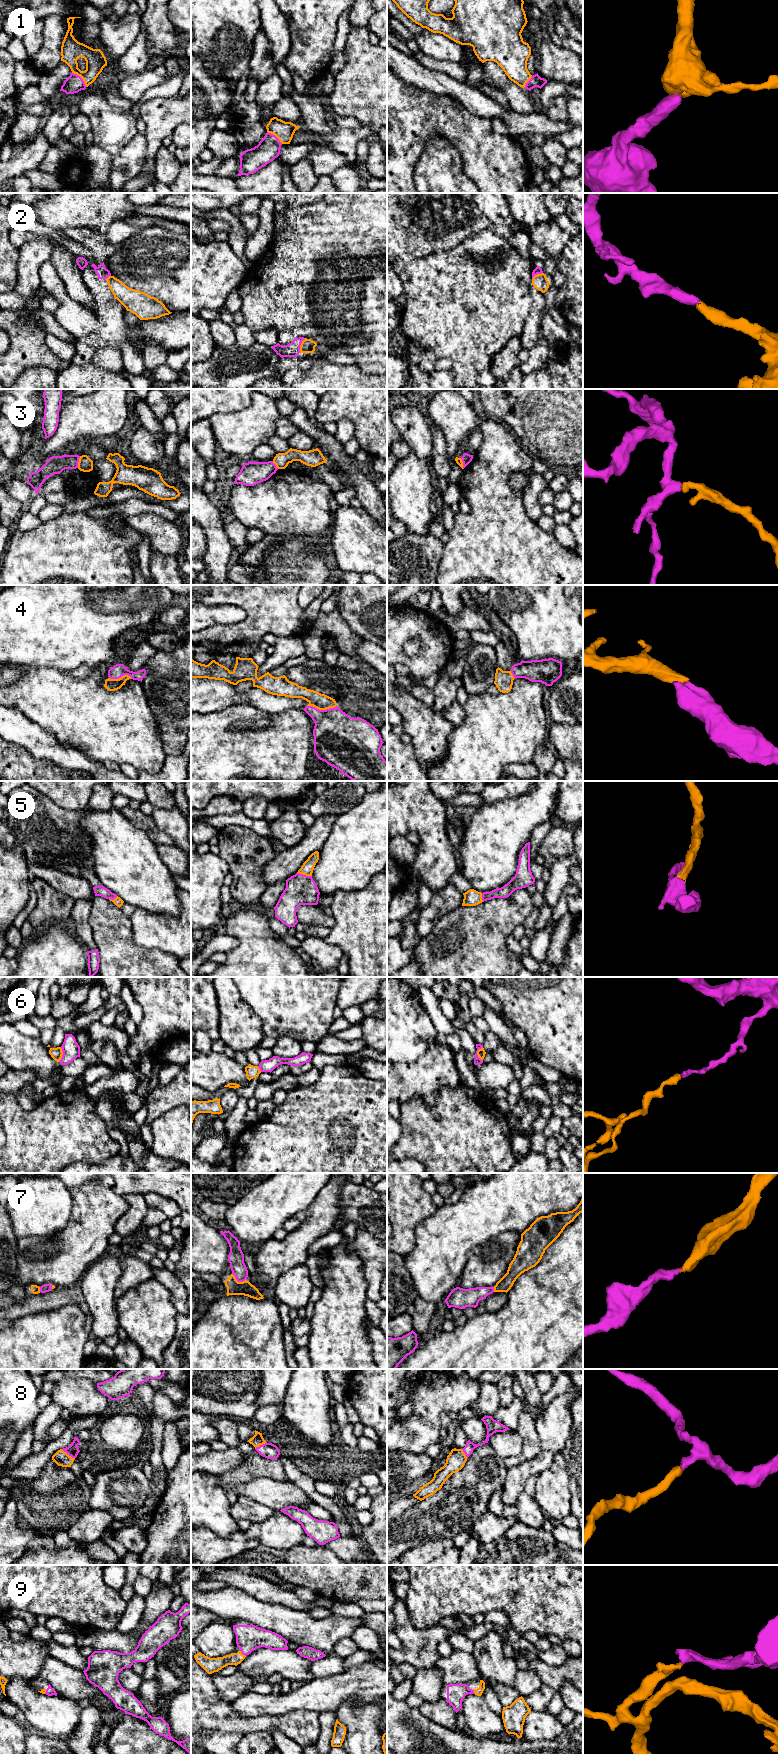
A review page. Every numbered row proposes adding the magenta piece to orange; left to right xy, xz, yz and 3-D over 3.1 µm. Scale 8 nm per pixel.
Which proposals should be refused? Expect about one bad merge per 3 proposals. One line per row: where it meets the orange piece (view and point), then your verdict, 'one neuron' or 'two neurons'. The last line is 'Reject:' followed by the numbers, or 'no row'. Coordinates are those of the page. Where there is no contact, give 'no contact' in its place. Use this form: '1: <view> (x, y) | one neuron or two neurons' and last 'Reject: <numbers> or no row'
1: xy (81, 77) | one neuron
2: xz (301, 345) | one neuron
3: xy (78, 462) | two neurons
4: xz (322, 709) | one neuron
5: xz (304, 874) | one neuron
6: yz (477, 1054) | two neurons
7: xz (237, 1281) | one neuron
8: xy (67, 1454) | one neuron
9: xz (242, 1654) | one neuron
Reject: 3, 6

